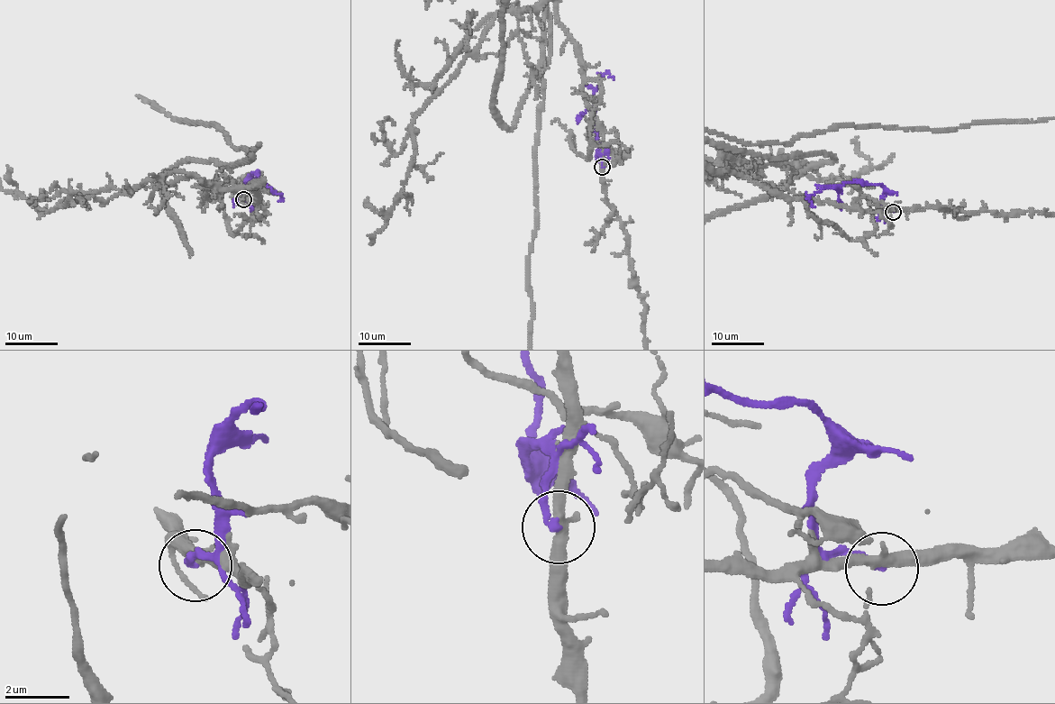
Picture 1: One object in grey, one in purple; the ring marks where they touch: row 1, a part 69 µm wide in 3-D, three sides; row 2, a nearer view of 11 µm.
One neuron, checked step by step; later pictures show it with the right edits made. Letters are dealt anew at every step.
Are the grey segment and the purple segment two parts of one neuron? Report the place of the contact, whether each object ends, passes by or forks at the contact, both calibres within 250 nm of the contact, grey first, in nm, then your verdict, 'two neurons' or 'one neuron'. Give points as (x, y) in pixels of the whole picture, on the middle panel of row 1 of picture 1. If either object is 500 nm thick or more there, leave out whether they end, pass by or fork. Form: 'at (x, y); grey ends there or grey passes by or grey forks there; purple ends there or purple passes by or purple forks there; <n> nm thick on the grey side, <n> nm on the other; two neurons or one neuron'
at (602, 167); grey passes by; purple ends there; 360 nm thick on the grey side, 200 nm on the other; two neurons

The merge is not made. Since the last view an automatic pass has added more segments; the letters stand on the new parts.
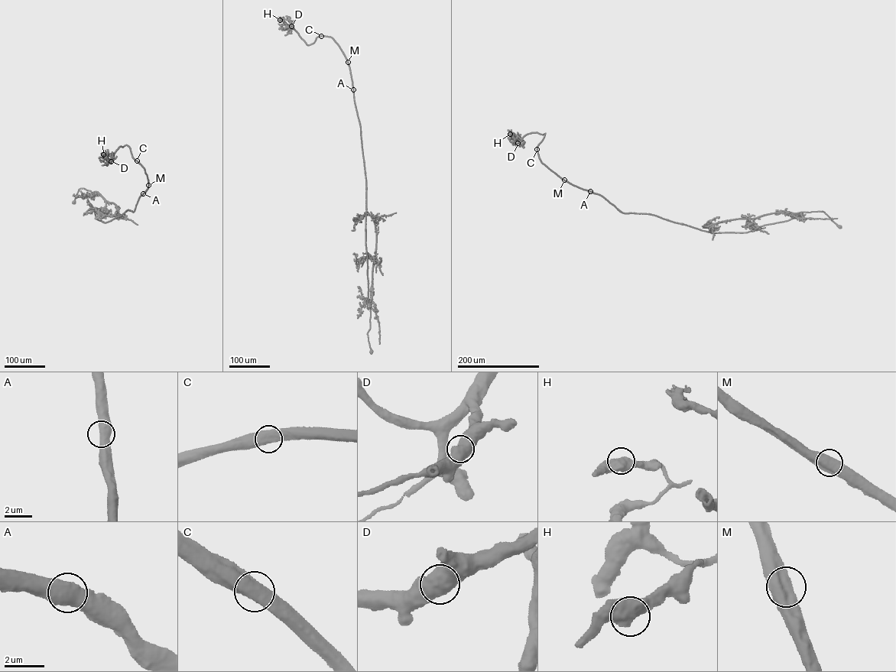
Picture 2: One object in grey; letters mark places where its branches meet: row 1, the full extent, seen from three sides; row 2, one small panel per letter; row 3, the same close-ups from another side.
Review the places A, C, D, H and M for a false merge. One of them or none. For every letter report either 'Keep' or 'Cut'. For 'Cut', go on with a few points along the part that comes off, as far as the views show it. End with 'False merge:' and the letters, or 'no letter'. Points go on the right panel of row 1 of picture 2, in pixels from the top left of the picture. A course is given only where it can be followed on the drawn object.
A: Keep
C: Keep
D: Keep
H: Keep
M: Keep
False merge: no letter

